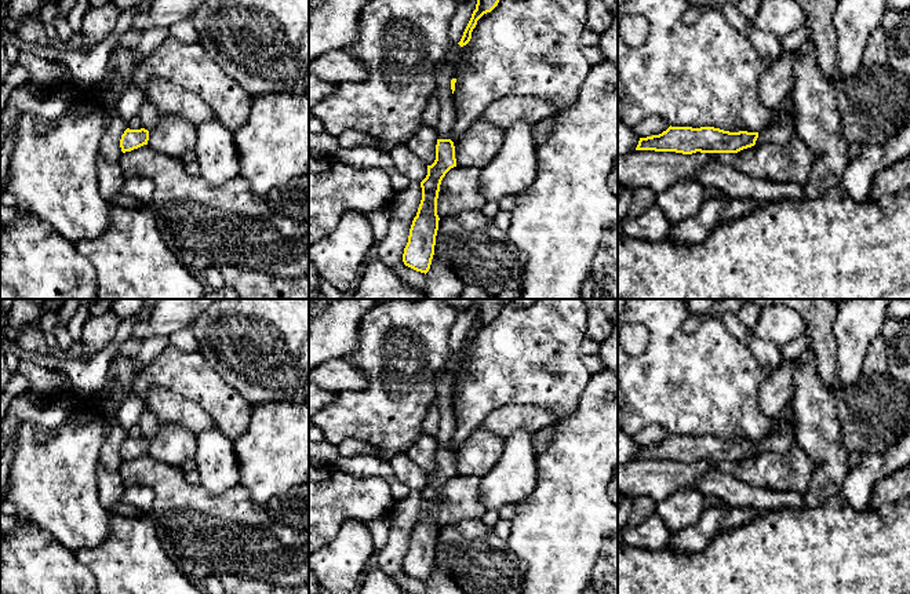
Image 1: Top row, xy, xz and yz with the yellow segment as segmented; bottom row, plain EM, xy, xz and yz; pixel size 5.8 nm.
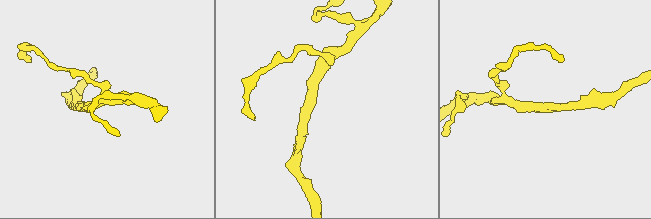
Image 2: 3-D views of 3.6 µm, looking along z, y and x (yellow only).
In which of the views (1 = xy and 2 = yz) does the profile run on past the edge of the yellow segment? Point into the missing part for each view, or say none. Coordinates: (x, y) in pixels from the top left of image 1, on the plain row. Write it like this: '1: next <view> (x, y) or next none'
1: next none
2: next none

